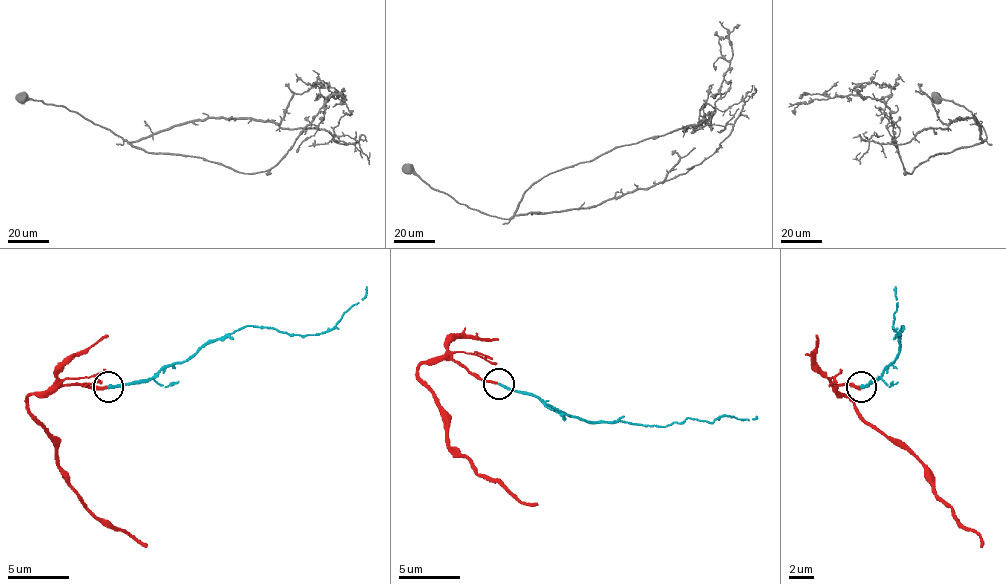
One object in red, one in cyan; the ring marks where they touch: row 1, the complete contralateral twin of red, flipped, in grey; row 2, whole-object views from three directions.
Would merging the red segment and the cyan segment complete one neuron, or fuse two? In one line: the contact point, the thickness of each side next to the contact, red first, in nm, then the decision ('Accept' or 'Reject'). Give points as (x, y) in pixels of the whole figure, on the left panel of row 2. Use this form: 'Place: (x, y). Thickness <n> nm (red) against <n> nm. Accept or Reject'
Place: (108, 387). Thickness 240 nm (red) against 240 nm. Accept

